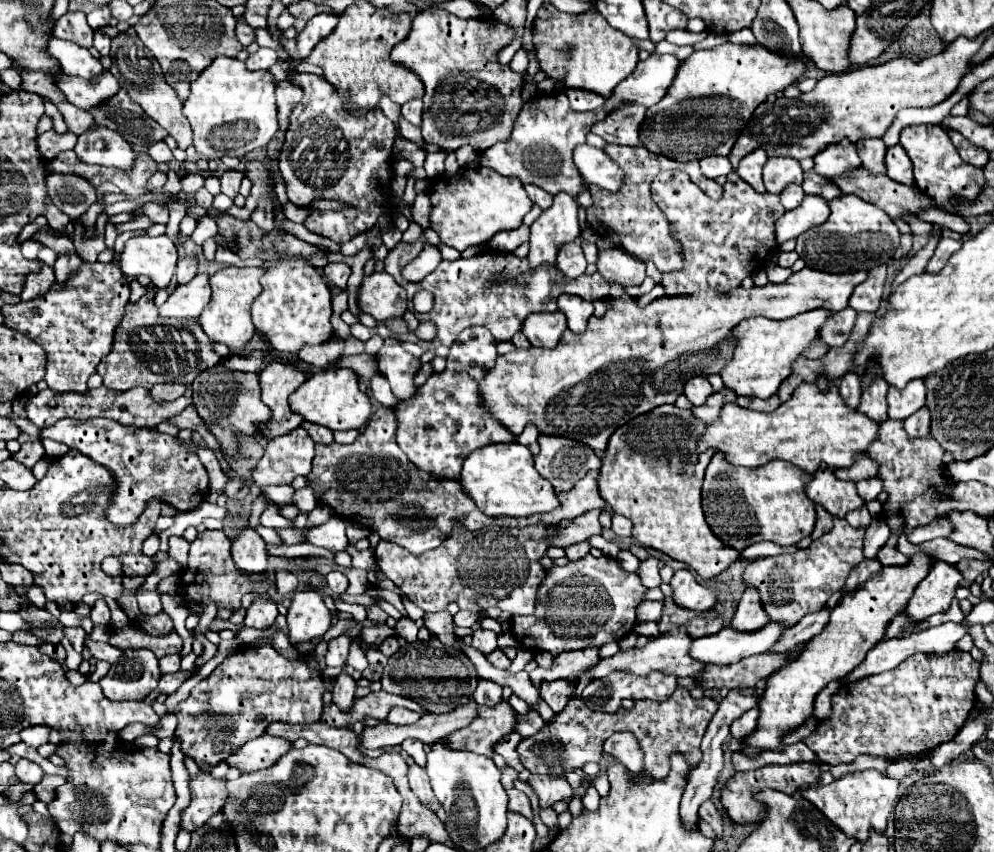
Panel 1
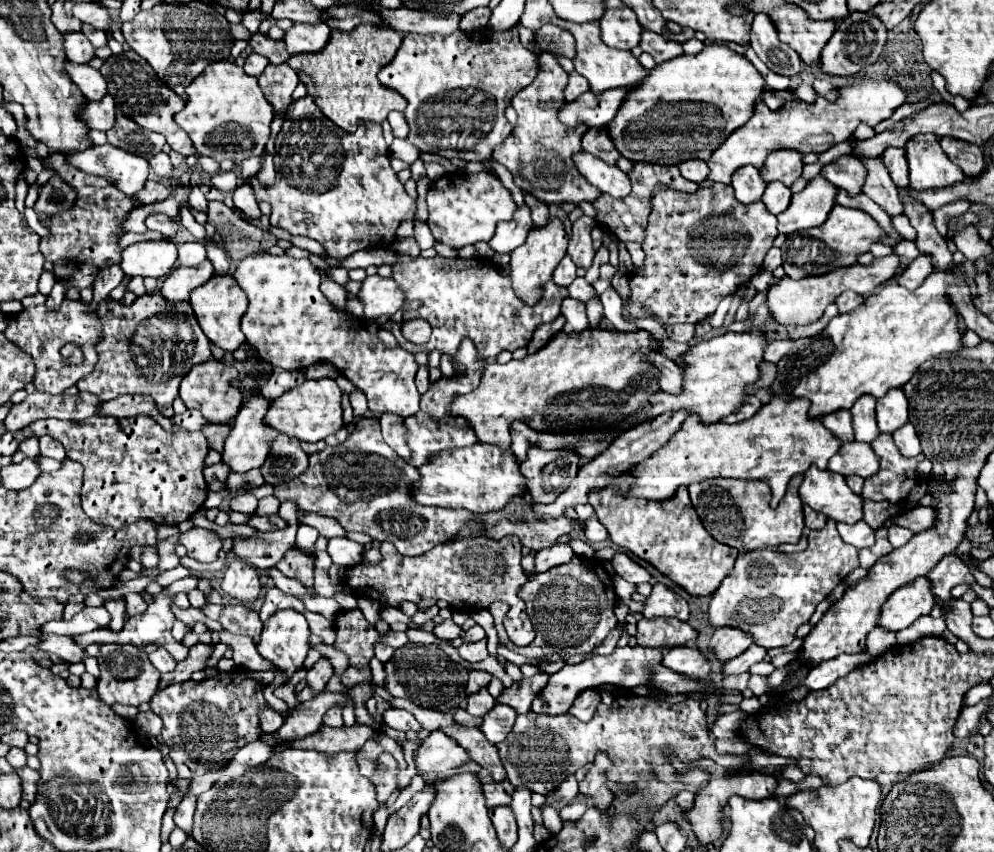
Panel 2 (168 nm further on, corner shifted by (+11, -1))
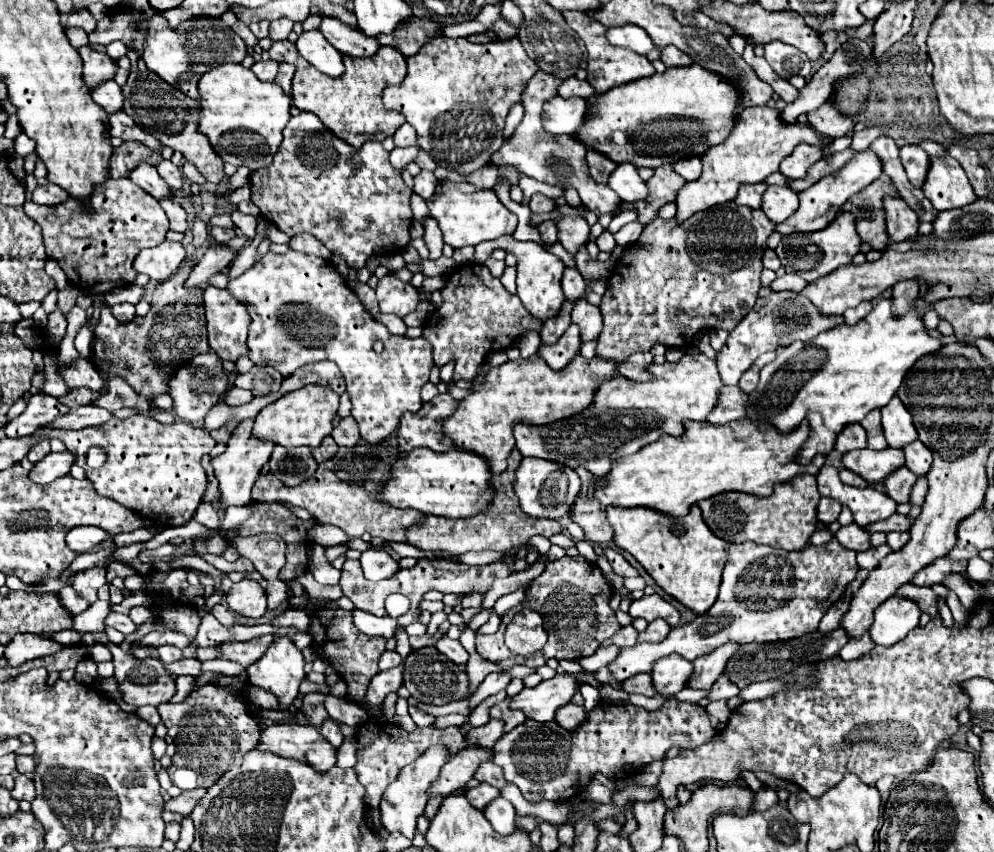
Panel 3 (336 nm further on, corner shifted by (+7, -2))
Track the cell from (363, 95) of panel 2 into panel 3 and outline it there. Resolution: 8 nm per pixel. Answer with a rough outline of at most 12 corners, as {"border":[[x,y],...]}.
{"border":[[392,46],[344,56],[344,74],[294,74],[294,106],[354,148],[406,122],[382,90],[406,76]]}

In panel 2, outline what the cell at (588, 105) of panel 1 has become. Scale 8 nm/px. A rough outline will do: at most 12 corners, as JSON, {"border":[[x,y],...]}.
{"border":[[574,71],[564,89],[566,101],[586,93],[586,79]]}

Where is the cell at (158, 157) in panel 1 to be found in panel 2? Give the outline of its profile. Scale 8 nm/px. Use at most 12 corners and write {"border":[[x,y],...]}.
{"border":[[156,153],[150,167],[160,179],[172,175],[166,153]]}

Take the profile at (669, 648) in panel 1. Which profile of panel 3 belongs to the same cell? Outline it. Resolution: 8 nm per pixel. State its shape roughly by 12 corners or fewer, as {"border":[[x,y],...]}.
{"border":[[556,674],[524,688],[510,708],[532,720],[550,722],[582,682]]}

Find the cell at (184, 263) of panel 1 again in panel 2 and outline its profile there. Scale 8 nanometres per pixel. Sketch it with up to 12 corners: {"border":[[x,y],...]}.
{"border":[[202,243],[178,247],[178,263],[196,267],[206,259]]}

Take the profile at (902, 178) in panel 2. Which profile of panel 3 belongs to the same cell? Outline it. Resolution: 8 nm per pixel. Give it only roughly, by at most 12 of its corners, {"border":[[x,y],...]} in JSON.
{"border":[[902,146],[900,158],[910,184],[920,188],[930,156]]}

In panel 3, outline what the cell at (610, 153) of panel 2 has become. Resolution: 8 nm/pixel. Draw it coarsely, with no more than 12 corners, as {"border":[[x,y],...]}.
{"border":[[588,148],[586,160],[590,176],[606,182],[618,166],[608,156]]}

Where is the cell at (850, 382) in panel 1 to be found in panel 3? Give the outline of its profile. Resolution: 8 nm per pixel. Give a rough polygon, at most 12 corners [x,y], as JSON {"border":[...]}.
{"border":[[848,424],[836,436],[840,454],[866,448],[866,432],[860,424]]}

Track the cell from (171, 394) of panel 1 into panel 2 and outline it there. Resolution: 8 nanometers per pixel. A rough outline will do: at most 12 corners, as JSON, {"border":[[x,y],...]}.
{"border":[[118,397],[102,403],[102,417],[156,415],[150,397]]}

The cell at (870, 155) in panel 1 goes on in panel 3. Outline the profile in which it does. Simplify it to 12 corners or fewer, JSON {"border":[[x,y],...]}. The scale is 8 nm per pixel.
{"border":[[886,196],[888,234],[904,242],[918,234],[916,212],[898,196]]}

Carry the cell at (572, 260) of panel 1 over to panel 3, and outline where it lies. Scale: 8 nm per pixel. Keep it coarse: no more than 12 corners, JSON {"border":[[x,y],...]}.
{"border":[[566,268],[562,290],[568,300],[584,294],[584,278],[576,268]]}

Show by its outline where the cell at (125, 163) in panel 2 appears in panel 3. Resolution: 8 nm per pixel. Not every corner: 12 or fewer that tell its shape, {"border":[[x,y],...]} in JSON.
{"border":[[148,162],[130,170],[130,180],[156,200],[172,194]]}

